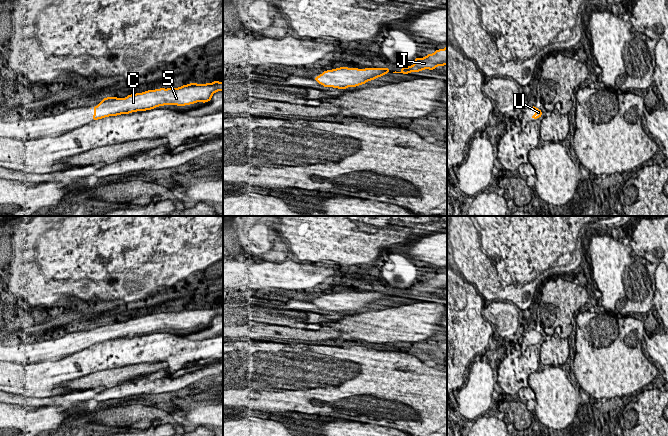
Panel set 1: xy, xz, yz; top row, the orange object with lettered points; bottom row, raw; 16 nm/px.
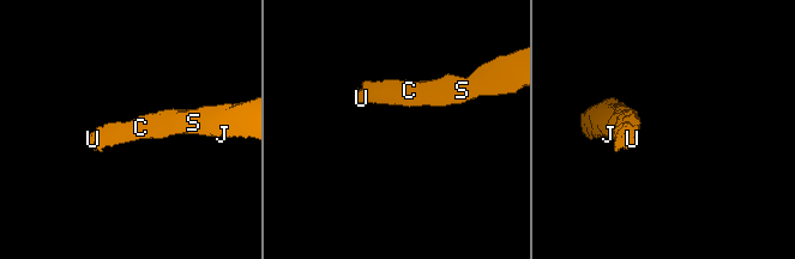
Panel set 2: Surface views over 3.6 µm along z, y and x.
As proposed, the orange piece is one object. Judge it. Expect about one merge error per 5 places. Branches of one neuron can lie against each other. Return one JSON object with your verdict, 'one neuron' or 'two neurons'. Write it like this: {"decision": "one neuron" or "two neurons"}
{"decision": "one neuron"}

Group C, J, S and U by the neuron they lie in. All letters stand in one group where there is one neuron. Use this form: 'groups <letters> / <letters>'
groups C J S U

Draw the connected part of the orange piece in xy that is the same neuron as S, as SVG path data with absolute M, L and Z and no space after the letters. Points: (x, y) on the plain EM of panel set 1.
M214 305L211 308L191 307L179 312L156 313L143 317L131 318L126 322L104 322L94 331L93 344L108 340L128 338L136 335L151 334L163 329L184 330L196 326L208 326L217 315L223 315L223 307Z

